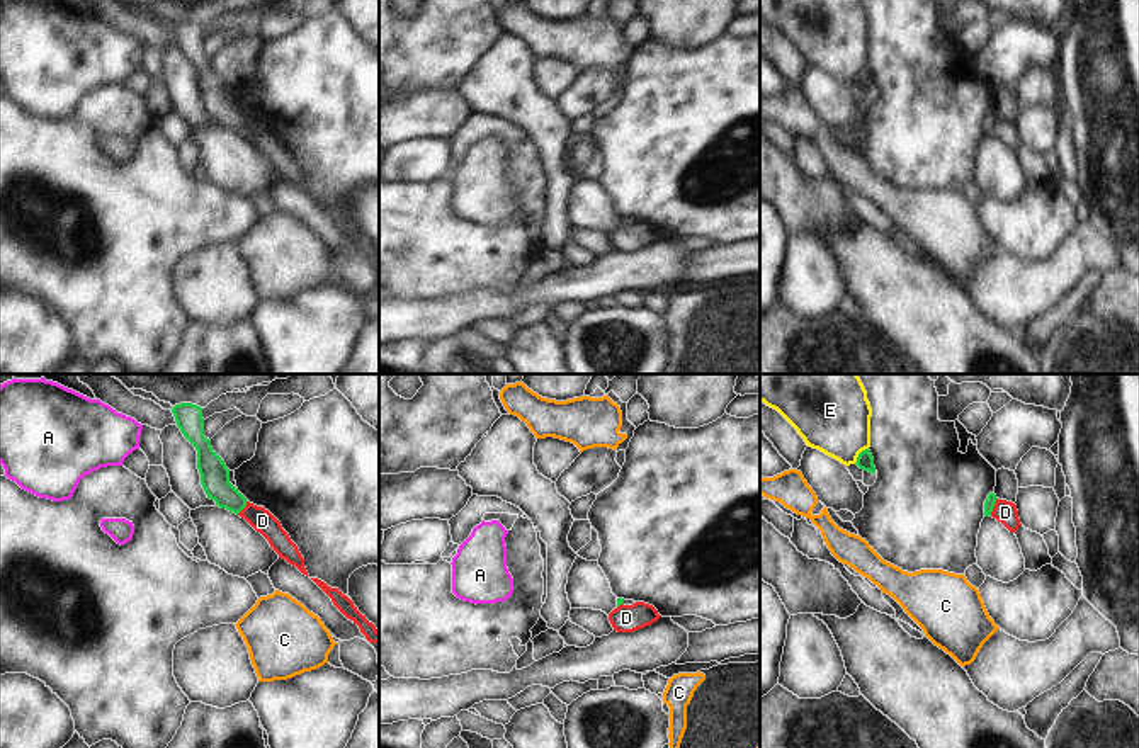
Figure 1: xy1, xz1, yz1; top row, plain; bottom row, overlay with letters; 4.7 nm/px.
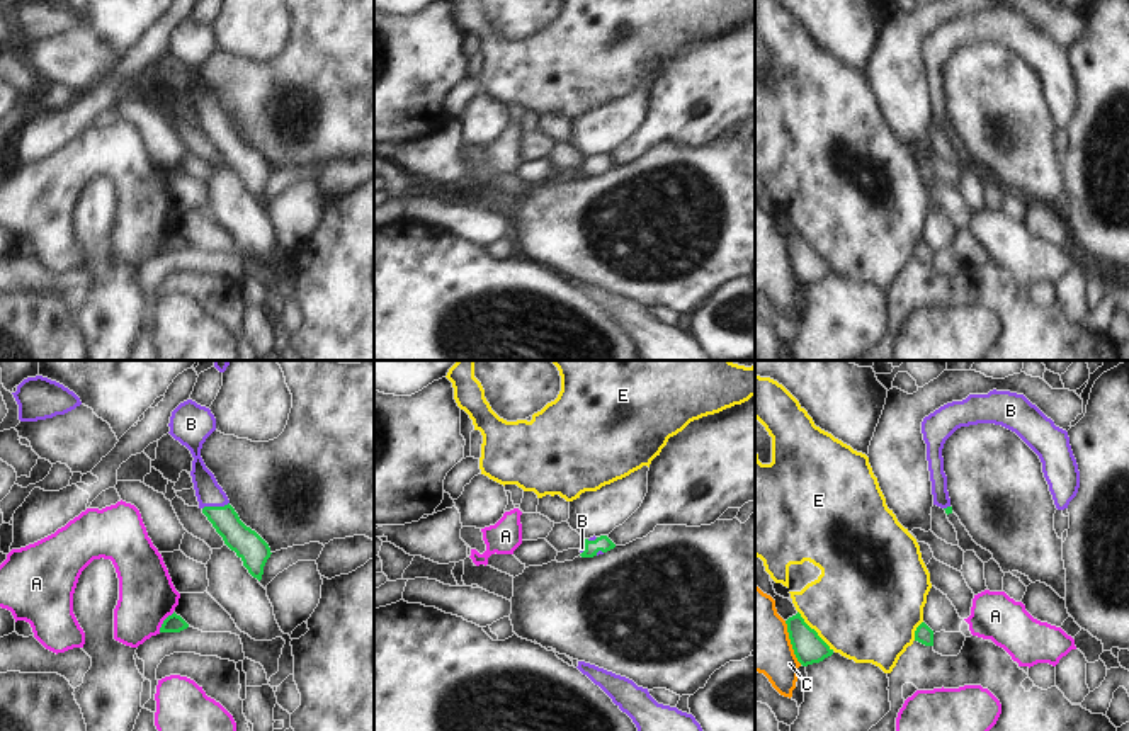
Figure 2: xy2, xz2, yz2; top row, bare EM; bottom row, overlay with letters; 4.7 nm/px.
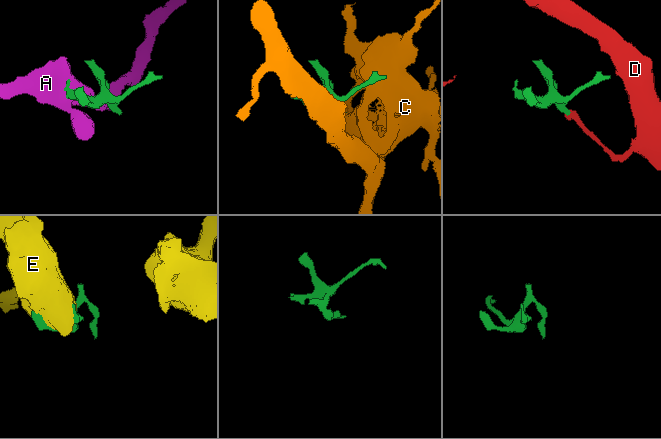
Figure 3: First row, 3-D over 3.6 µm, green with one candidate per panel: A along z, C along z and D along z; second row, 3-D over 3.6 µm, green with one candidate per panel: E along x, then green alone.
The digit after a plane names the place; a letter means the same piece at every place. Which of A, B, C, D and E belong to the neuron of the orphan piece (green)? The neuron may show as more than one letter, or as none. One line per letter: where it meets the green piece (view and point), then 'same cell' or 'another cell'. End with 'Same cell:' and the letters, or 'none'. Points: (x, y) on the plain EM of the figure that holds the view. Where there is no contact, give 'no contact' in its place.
A: xy2 (164, 240) | another cell
B: xy2 (215, 126) | same cell
C: yz2 (791, 262) | another cell
D: yz1 (993, 126) | another cell
E: yz2 (815, 250) | another cell
Same cell: B

